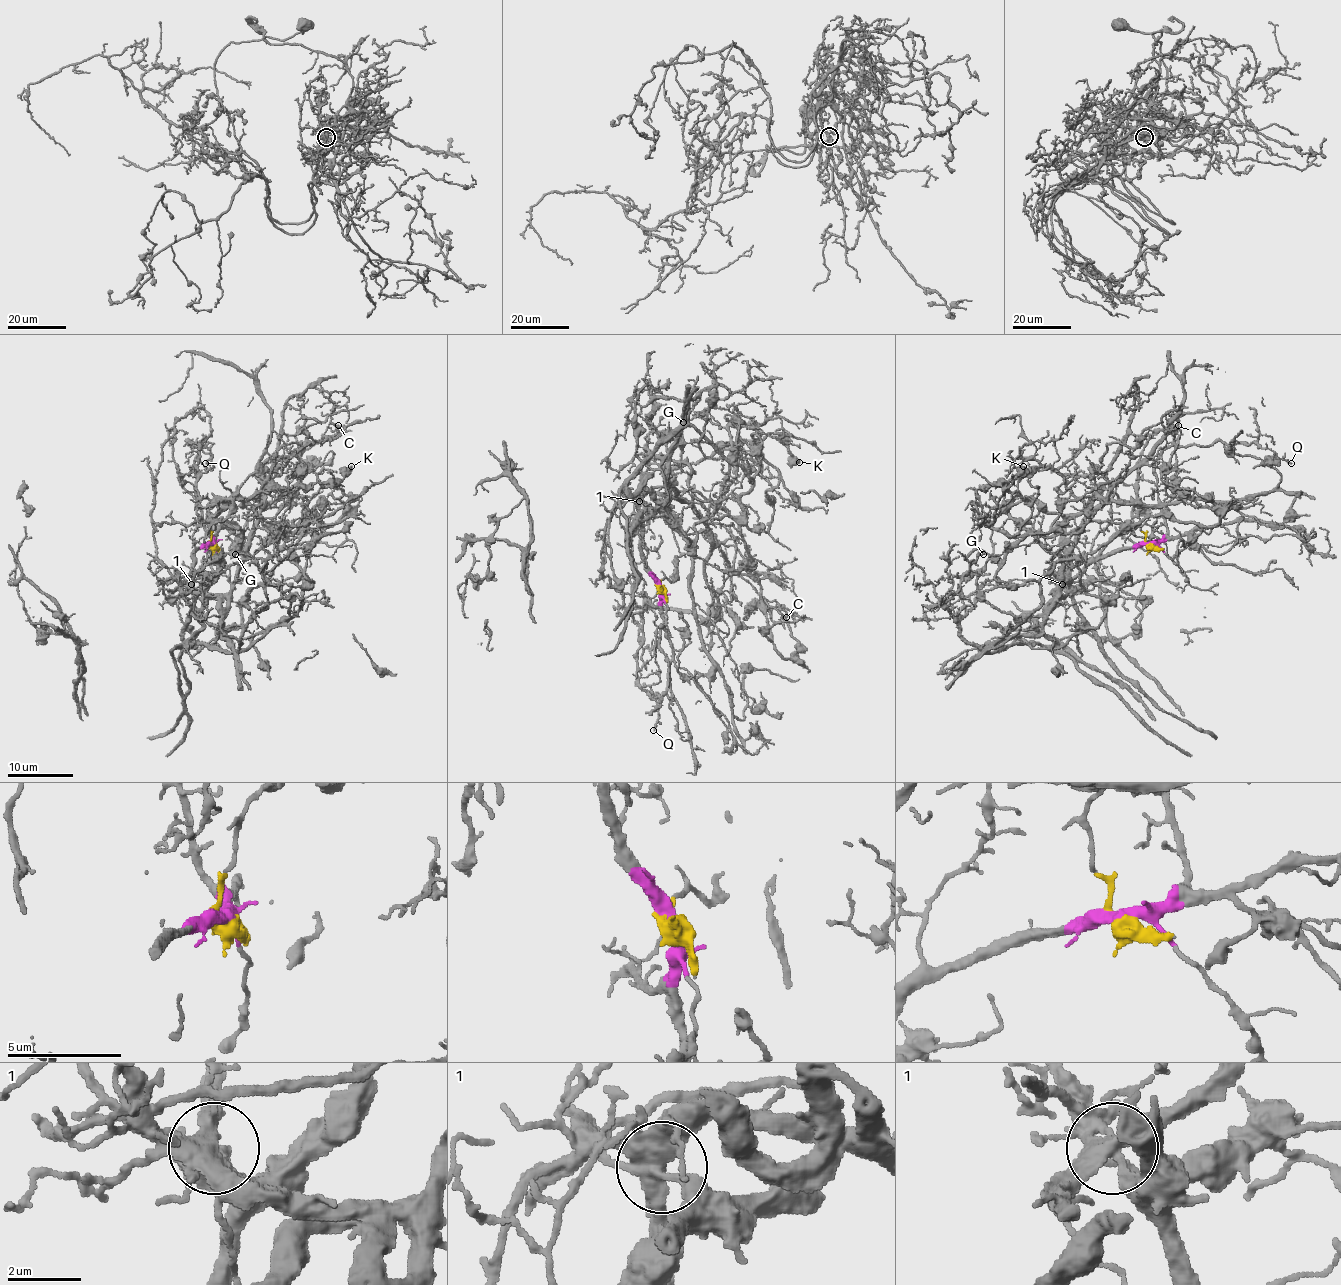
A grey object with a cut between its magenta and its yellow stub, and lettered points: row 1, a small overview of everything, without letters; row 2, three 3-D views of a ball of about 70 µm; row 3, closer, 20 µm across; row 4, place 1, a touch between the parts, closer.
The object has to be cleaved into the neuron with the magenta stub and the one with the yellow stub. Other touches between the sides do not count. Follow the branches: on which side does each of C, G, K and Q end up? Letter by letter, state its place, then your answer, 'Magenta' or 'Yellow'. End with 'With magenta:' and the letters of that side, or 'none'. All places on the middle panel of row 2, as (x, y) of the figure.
C: Place: (786, 617). Magenta
G: Place: (683, 422). Magenta
K: Place: (799, 462). Yellow
Q: Place: (653, 730). Magenta
With magenta: C, G, Q

